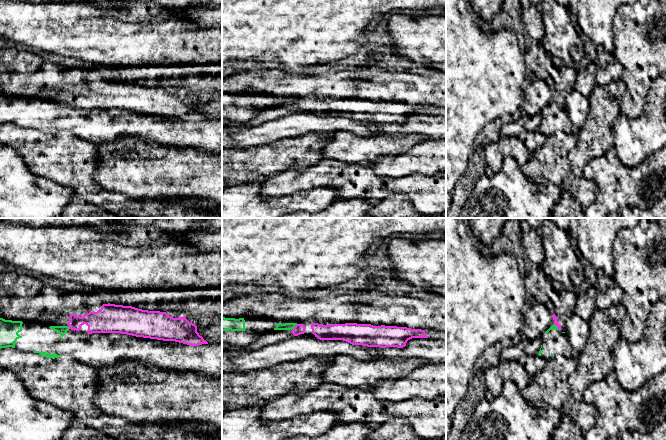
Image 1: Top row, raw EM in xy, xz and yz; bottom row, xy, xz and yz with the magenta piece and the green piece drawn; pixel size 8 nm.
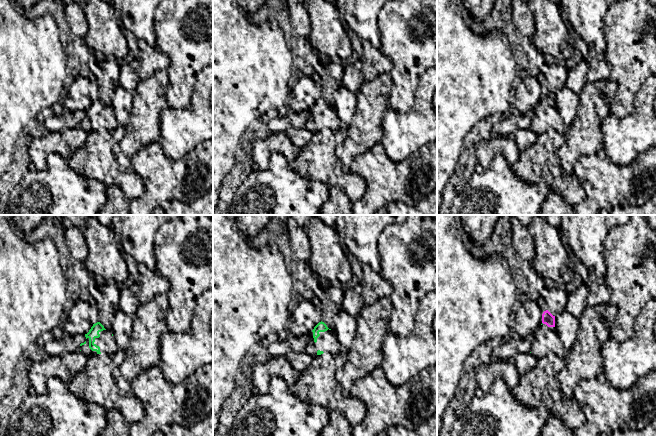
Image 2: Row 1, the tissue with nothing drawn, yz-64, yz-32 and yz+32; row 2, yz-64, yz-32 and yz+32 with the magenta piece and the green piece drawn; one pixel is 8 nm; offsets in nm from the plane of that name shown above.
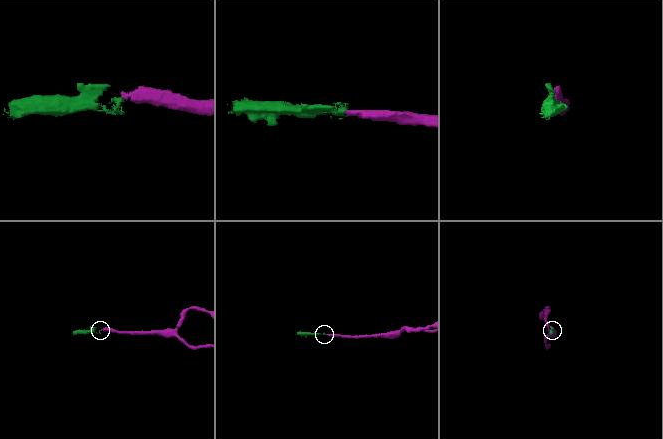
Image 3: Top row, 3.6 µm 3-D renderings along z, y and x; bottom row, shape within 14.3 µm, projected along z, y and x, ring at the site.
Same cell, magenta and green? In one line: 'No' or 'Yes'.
No

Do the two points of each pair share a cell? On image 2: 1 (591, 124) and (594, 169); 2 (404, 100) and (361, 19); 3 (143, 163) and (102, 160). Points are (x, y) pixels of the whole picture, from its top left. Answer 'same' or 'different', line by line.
1: different
2: different
3: different

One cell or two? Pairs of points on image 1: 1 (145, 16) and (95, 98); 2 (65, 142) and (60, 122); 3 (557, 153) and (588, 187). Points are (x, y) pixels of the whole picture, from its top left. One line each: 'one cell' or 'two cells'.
1: two cells
2: two cells
3: one cell

